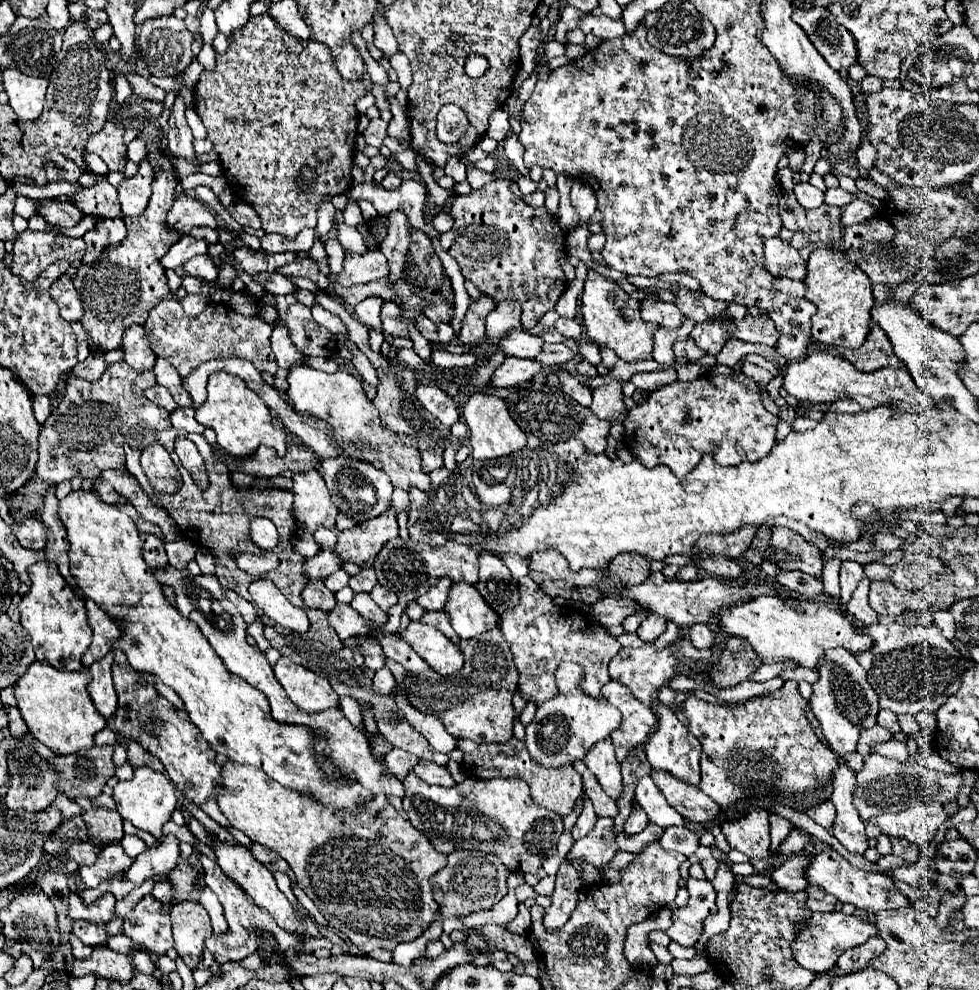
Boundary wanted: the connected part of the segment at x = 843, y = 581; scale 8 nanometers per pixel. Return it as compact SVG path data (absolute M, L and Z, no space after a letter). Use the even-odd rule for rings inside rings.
M842 563L840 567L840 587L842 587L842 593L840 593L840 599L842 603L846 605L850 601L850 595L852 591L856 589L856 585L864 579L864 573L862 573L862 567L858 563Z

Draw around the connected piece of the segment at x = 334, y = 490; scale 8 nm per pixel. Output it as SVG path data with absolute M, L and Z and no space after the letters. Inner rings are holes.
M344 455L324 459L322 461L322 477L328 485L328 491L332 495L332 501L336 503L336 507L358 523L372 519L372 517L384 513L390 507L392 489L394 489L392 483L390 483L390 477L386 473L378 471L378 467L374 467L366 461L350 459L350 457L344 457ZM352 477L356 477L356 479L352 481Z

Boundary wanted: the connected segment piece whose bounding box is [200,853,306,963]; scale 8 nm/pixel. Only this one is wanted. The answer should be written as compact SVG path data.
M200 853L200 865L204 869L204 883L218 895L218 899L220 899L220 903L224 907L224 917L228 921L228 931L226 933L210 935L210 939L206 939L206 947L214 955L214 959L218 963L238 961L238 959L244 959L244 957L256 953L258 939L262 937L262 931L270 931L274 935L274 939L278 941L278 945L282 947L282 951L296 949L300 943L306 941L306 939L302 939L302 935L290 935L288 931L282 931L278 927L278 923L274 923L274 919L270 919L270 915L266 915L266 911L262 911L262 907L252 903L252 899L246 895L246 891L242 891L242 887L236 885L208 855Z

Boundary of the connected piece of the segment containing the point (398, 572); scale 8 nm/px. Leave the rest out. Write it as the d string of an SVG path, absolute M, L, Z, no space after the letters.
M398 537L398 541L386 543L382 551L376 555L374 571L378 575L378 583L388 591L394 591L398 595L398 603L404 607L406 603L424 595L434 583L440 581L440 577L450 577L454 583L460 581L476 583L478 555L480 551L476 545L458 545L454 541L448 541L442 547L432 547L428 543L420 543L410 537L408 539Z

